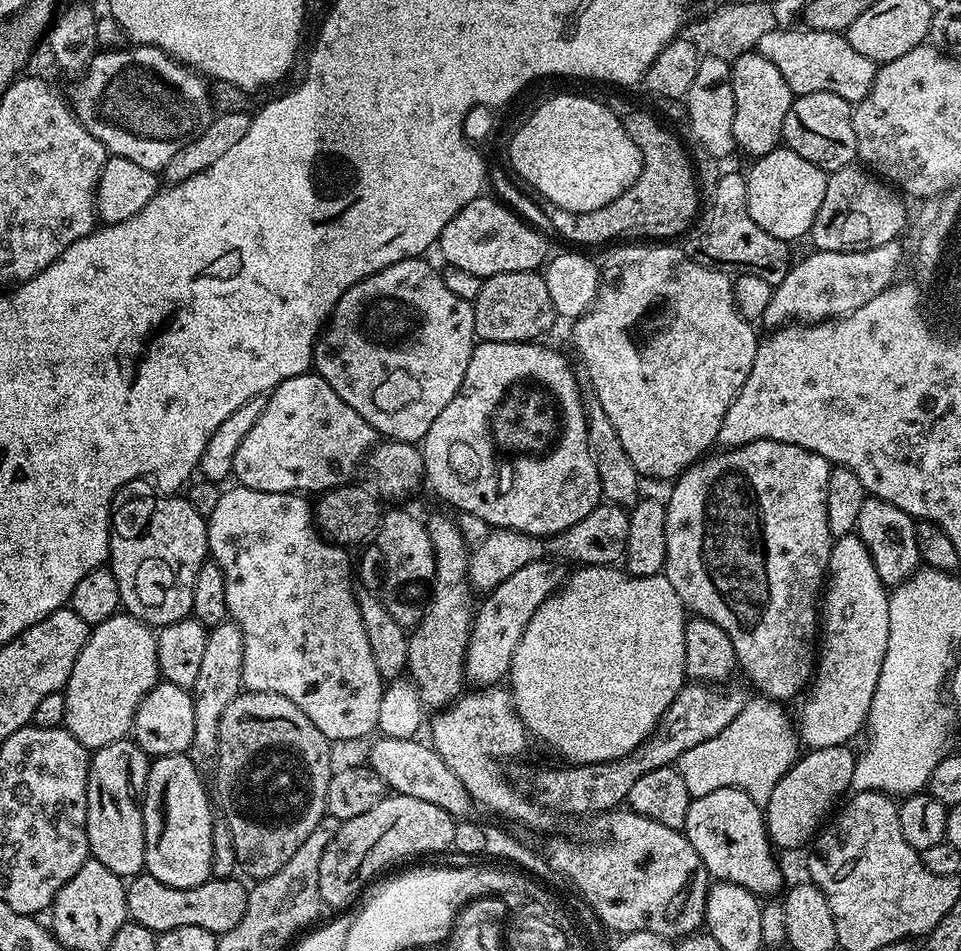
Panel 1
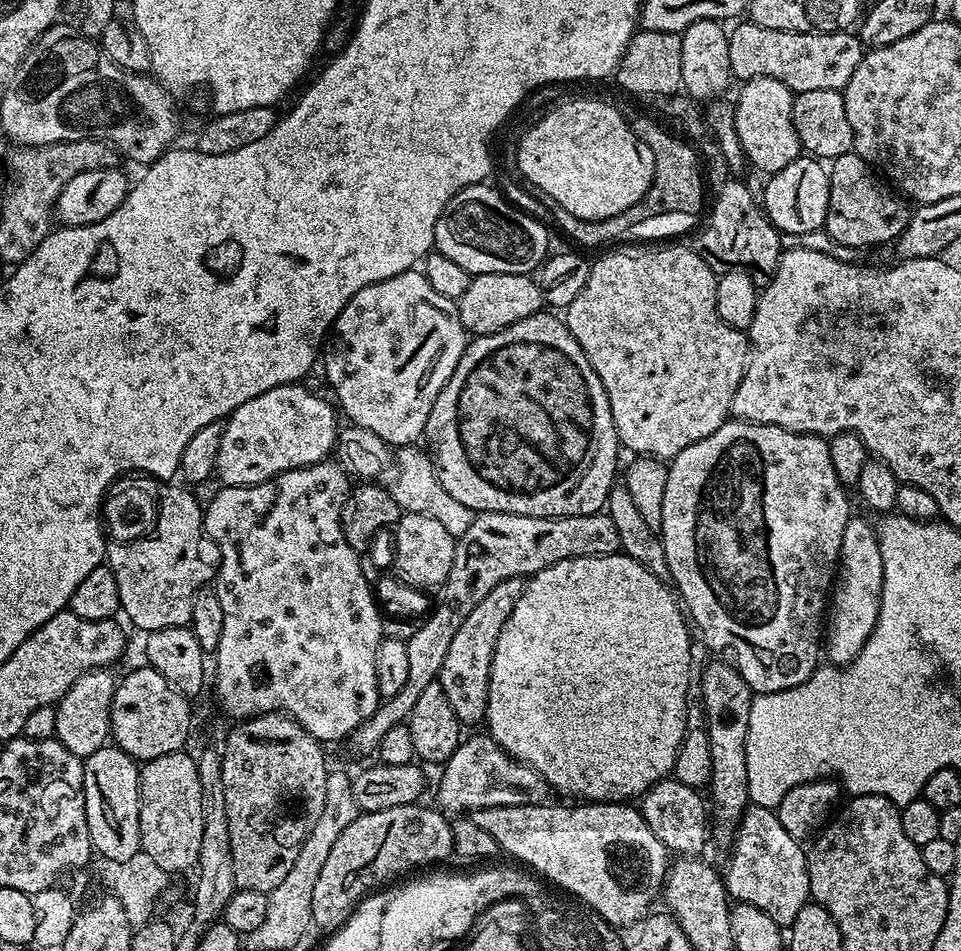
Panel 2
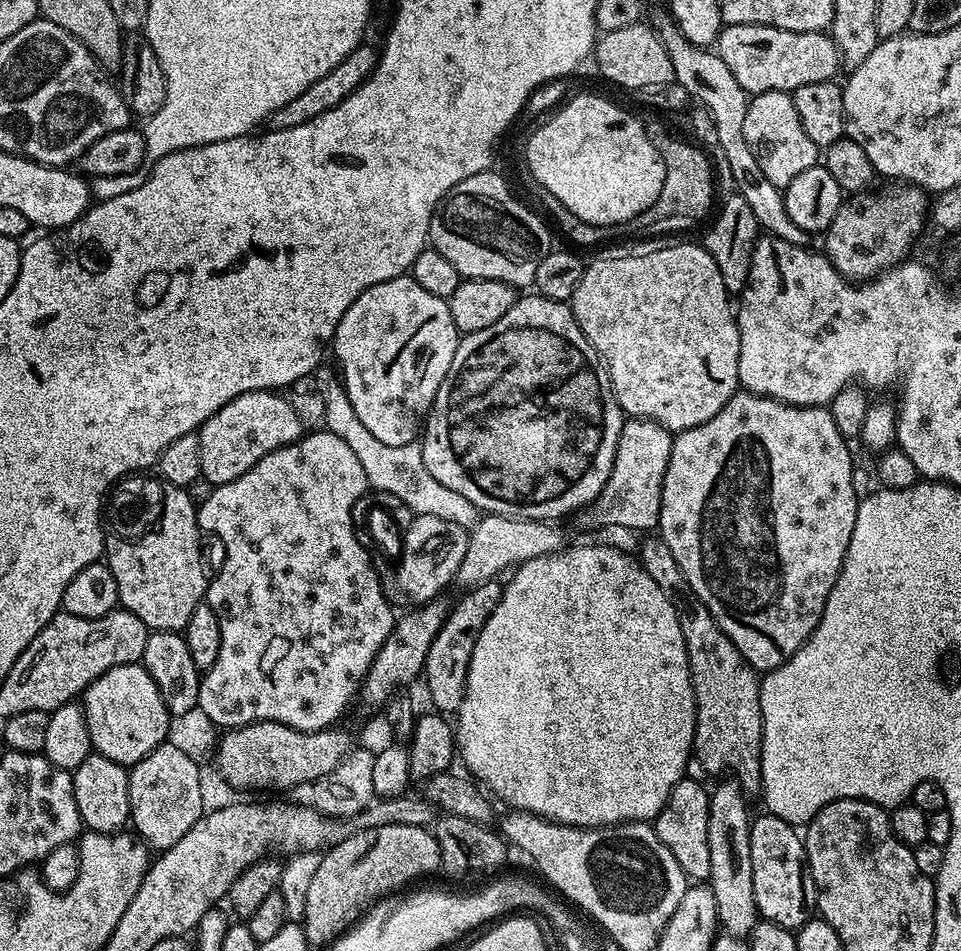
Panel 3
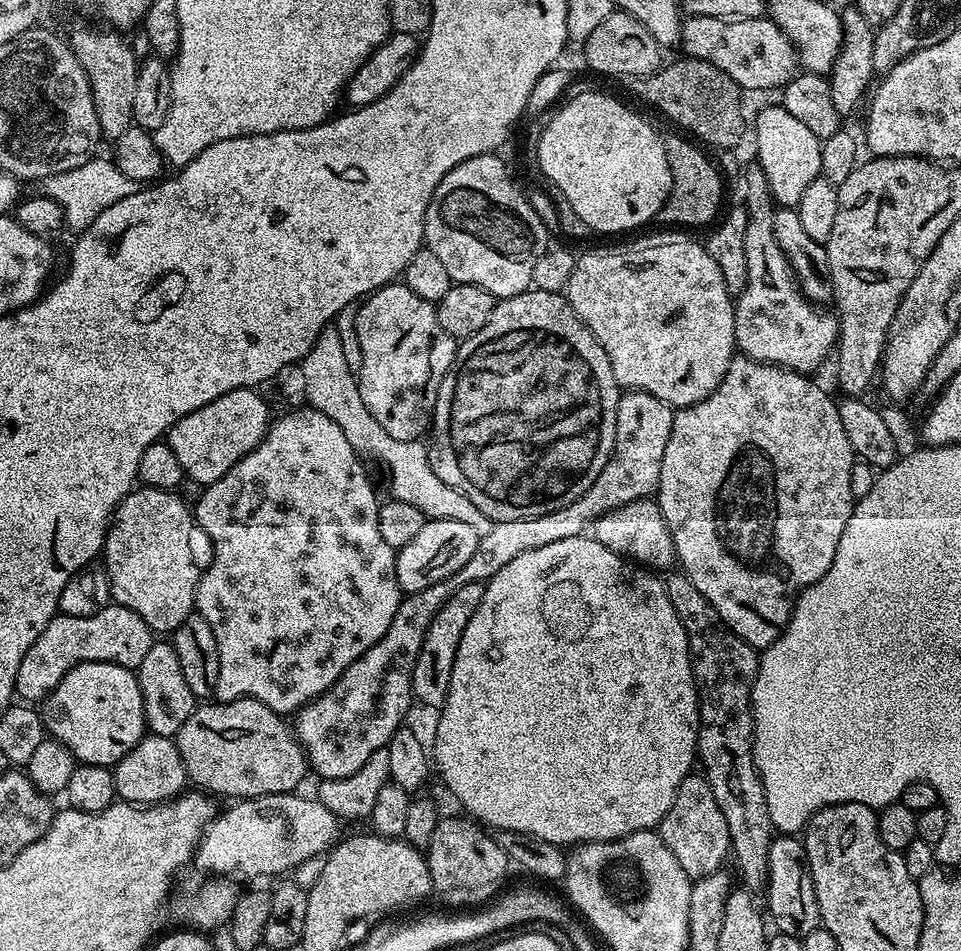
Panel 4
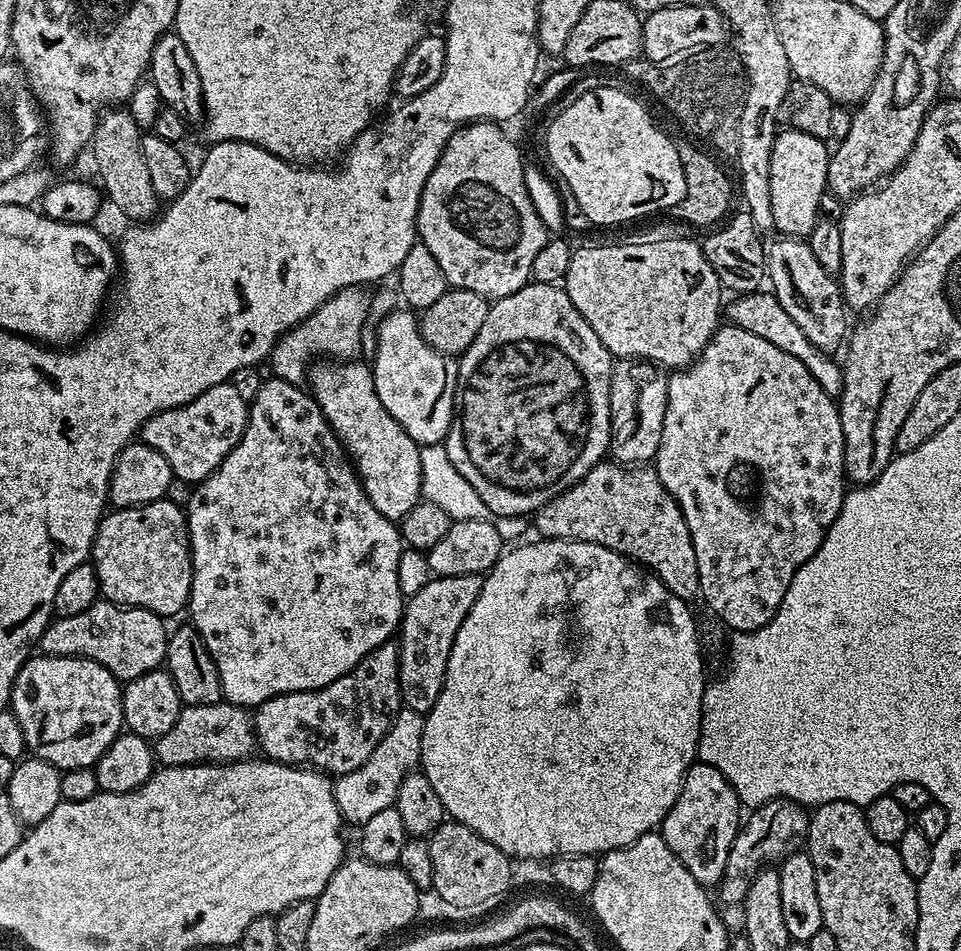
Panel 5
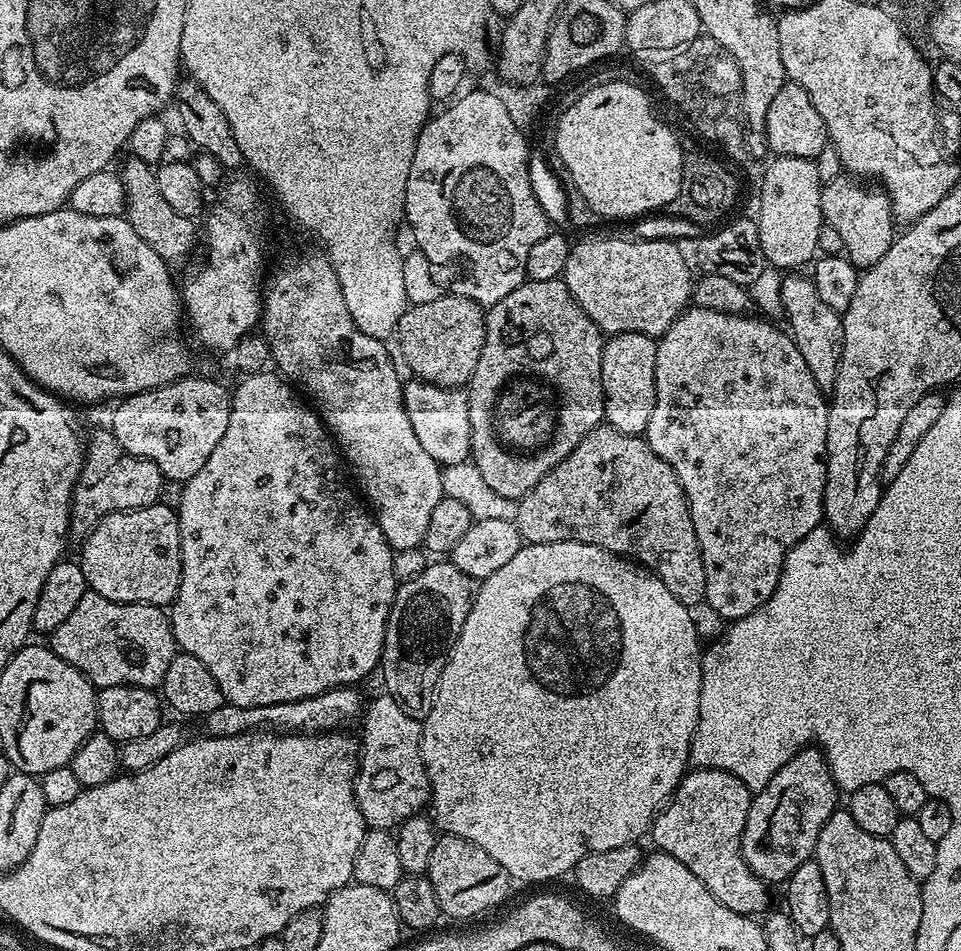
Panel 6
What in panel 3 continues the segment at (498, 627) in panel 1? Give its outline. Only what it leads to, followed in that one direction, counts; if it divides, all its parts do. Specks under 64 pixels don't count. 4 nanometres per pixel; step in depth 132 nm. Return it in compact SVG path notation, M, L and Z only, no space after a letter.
M499 579L487 580L484 584L465 591L464 597L457 604L451 605L442 630L438 630L434 642L430 642L430 654L426 654L422 681L428 687L428 696L437 713L455 714L460 711L470 656L474 654L474 642L478 642L478 634L482 634L482 626L486 626L486 618L494 614L494 606L498 606L503 593L504 584Z

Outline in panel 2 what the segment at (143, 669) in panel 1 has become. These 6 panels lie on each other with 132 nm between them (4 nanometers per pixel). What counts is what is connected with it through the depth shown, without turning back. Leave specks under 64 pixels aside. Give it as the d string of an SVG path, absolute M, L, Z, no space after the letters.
M95 668L92 672L82 674L70 690L55 705L56 735L55 739L70 750L70 754L78 757L94 754L94 750L105 747L109 743L112 730L112 699L116 689L117 677L111 676L108 668Z

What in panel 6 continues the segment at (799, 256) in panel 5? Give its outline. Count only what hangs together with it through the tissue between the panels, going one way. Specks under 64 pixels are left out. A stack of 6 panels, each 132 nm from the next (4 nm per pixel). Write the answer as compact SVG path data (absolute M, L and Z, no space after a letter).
M788 274L780 284L780 304L788 315L787 331L792 341L798 346L798 354L806 361L814 382L820 391L831 393L834 382L838 378L838 366L842 358L844 345L844 321L841 313L830 310L822 298L818 298L818 290L812 285L811 279L804 274Z

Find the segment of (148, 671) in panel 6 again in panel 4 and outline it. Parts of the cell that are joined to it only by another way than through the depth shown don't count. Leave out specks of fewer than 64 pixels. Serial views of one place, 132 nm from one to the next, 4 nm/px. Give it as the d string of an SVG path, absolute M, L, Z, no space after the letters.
M115 602L98 610L98 614L90 614L90 618L57 614L52 617L46 630L38 634L34 646L26 650L26 658L22 658L22 666L18 666L15 695L24 702L43 701L70 669L86 662L106 662L123 668L139 669L152 643L154 633L146 626L146 622L142 622L134 610L123 608Z

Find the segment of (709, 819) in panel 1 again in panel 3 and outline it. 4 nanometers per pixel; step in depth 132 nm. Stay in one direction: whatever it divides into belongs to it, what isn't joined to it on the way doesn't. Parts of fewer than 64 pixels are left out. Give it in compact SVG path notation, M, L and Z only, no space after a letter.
M756 816L750 830L750 863L754 866L754 902L763 919L798 930L816 912L816 883L808 869L801 833L782 818Z

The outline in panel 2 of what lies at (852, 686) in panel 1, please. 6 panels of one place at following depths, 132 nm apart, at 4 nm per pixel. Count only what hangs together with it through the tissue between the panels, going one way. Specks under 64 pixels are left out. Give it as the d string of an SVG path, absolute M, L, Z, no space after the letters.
M853 515L842 530L840 563L830 589L830 611L826 616L826 656L843 666L866 646L868 635L878 622L882 594L882 552L875 527Z

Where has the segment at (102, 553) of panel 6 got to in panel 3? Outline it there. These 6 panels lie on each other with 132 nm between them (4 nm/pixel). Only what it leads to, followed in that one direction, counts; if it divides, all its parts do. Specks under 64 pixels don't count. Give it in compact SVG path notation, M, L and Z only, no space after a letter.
M152 474L129 475L119 481L118 487L111 493L110 503L106 508L104 533L106 563L114 574L114 582L118 582L119 607L123 611L142 618L149 630L180 632L186 622L190 622L190 614L194 614L194 610L205 599L210 583L209 577L204 577L204 564L200 561L202 529L196 522L198 508L185 489L155 475L148 475Z

